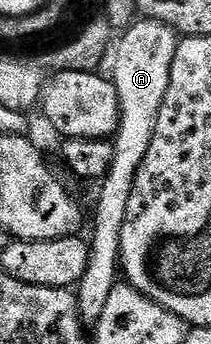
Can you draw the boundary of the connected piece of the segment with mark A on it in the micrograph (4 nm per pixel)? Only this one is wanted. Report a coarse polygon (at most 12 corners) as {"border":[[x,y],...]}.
{"border":[[136,20],[118,38],[119,126],[77,284],[94,327],[121,277],[129,195],[169,91],[180,34]]}

